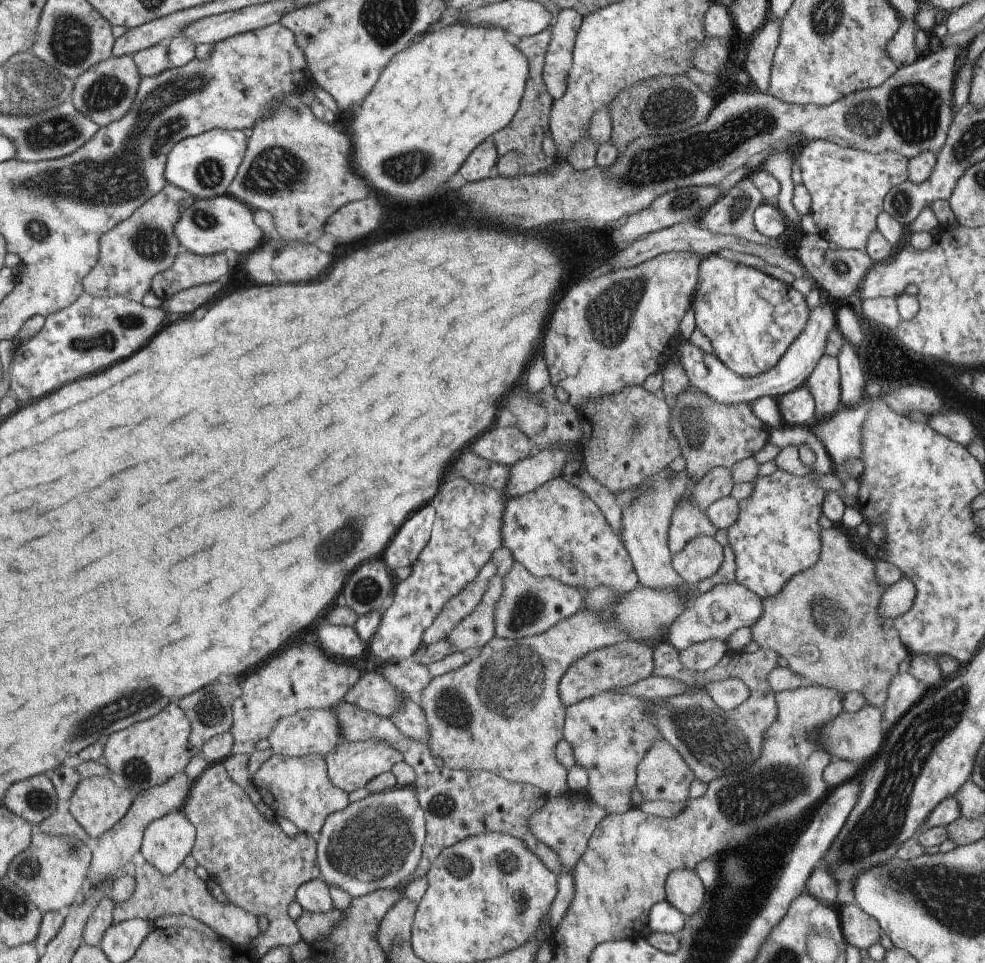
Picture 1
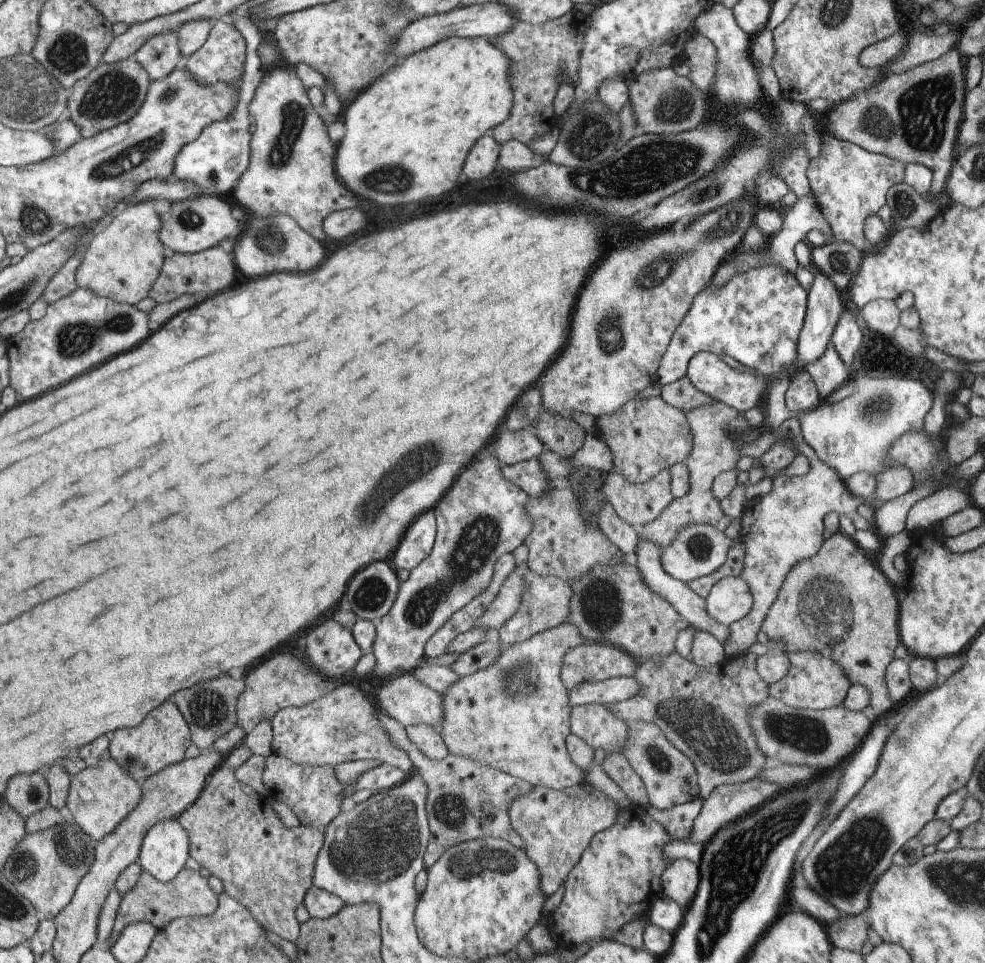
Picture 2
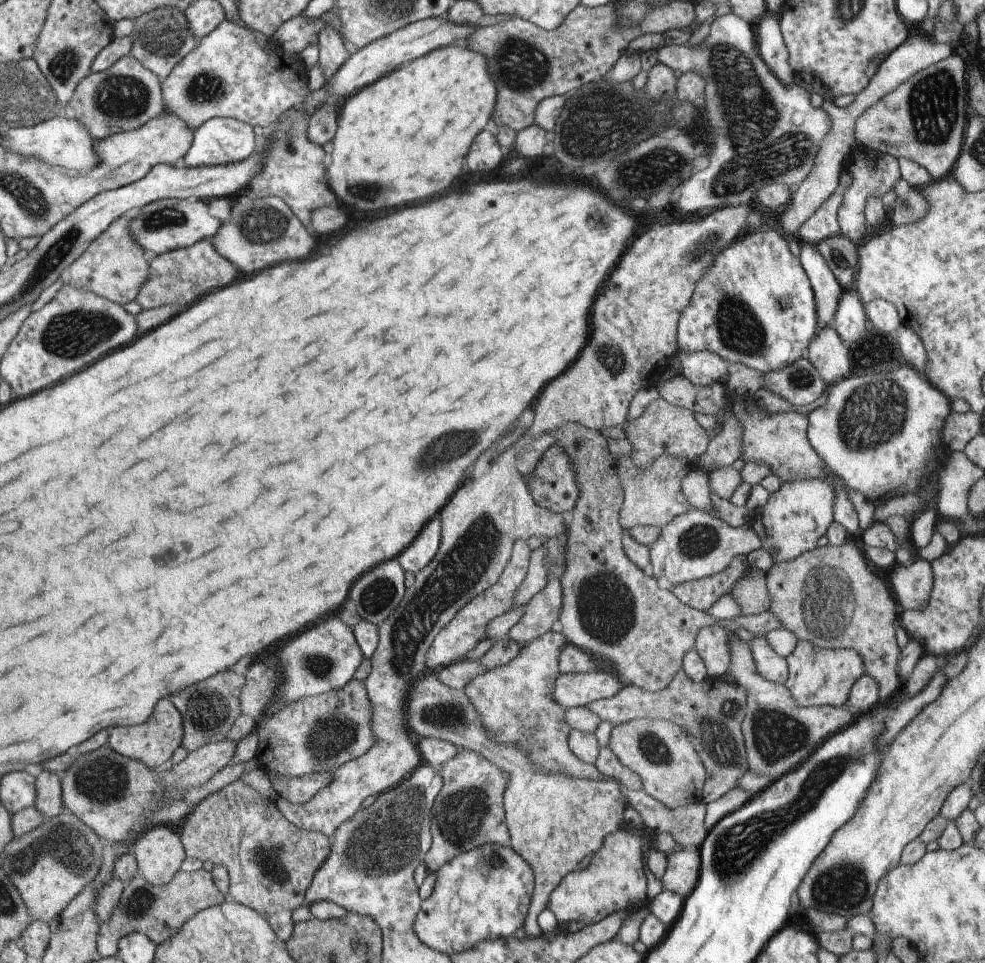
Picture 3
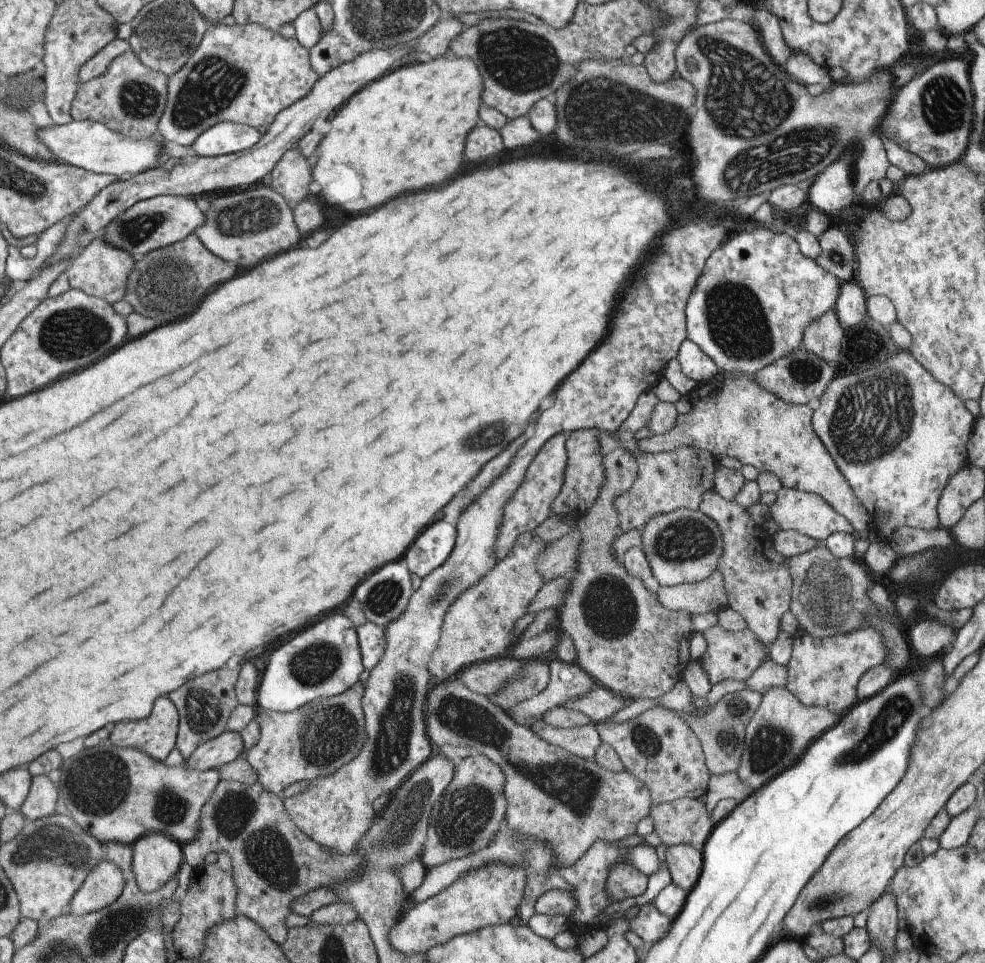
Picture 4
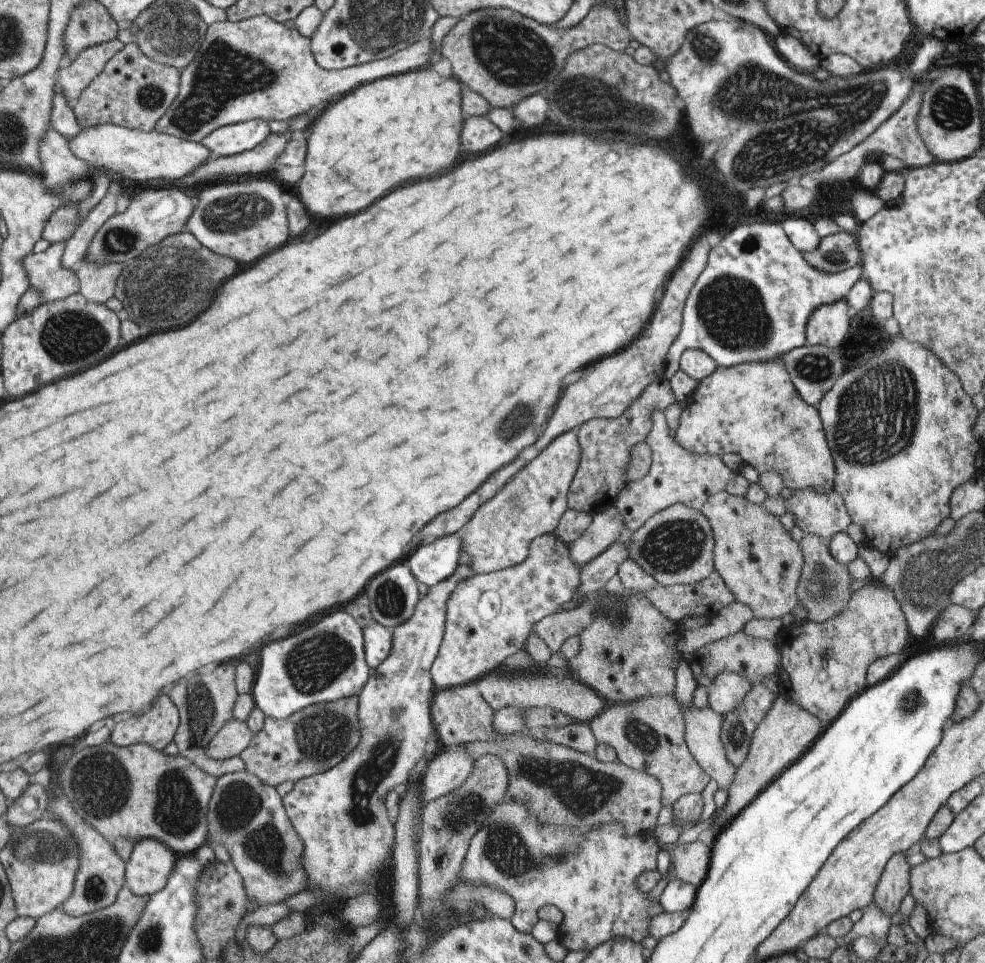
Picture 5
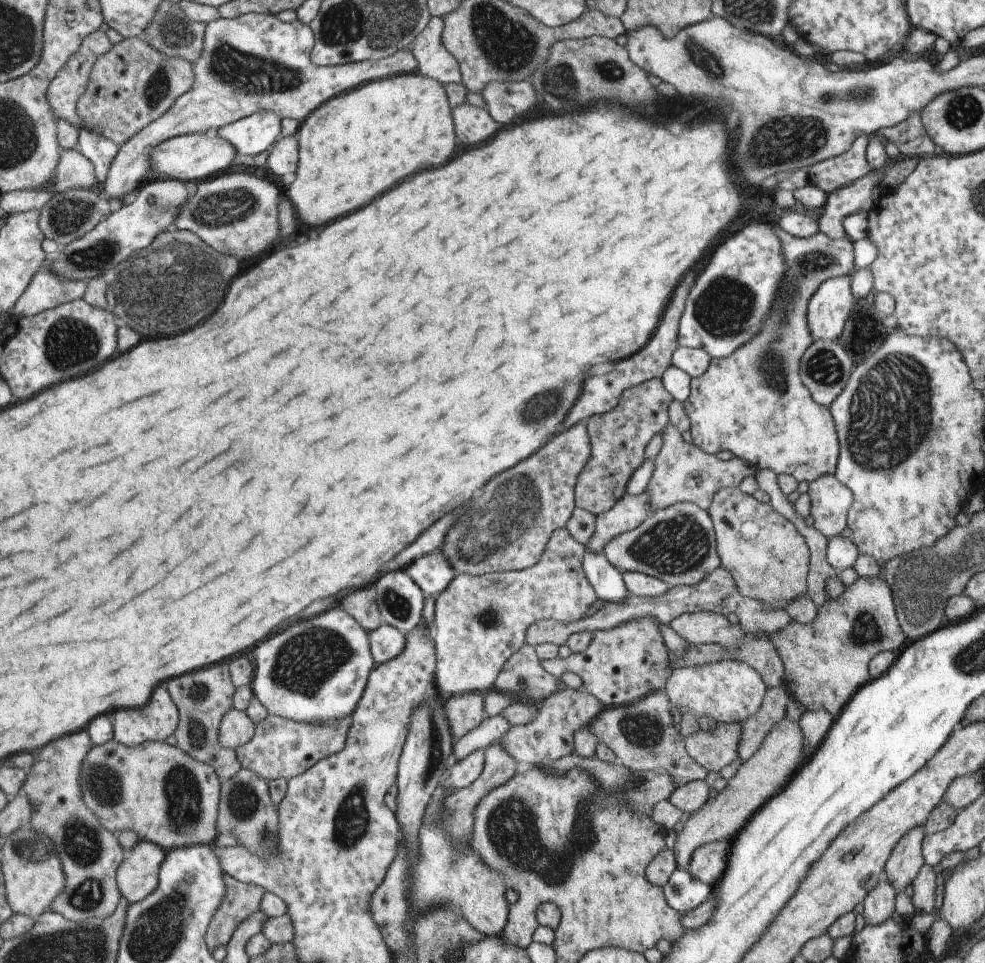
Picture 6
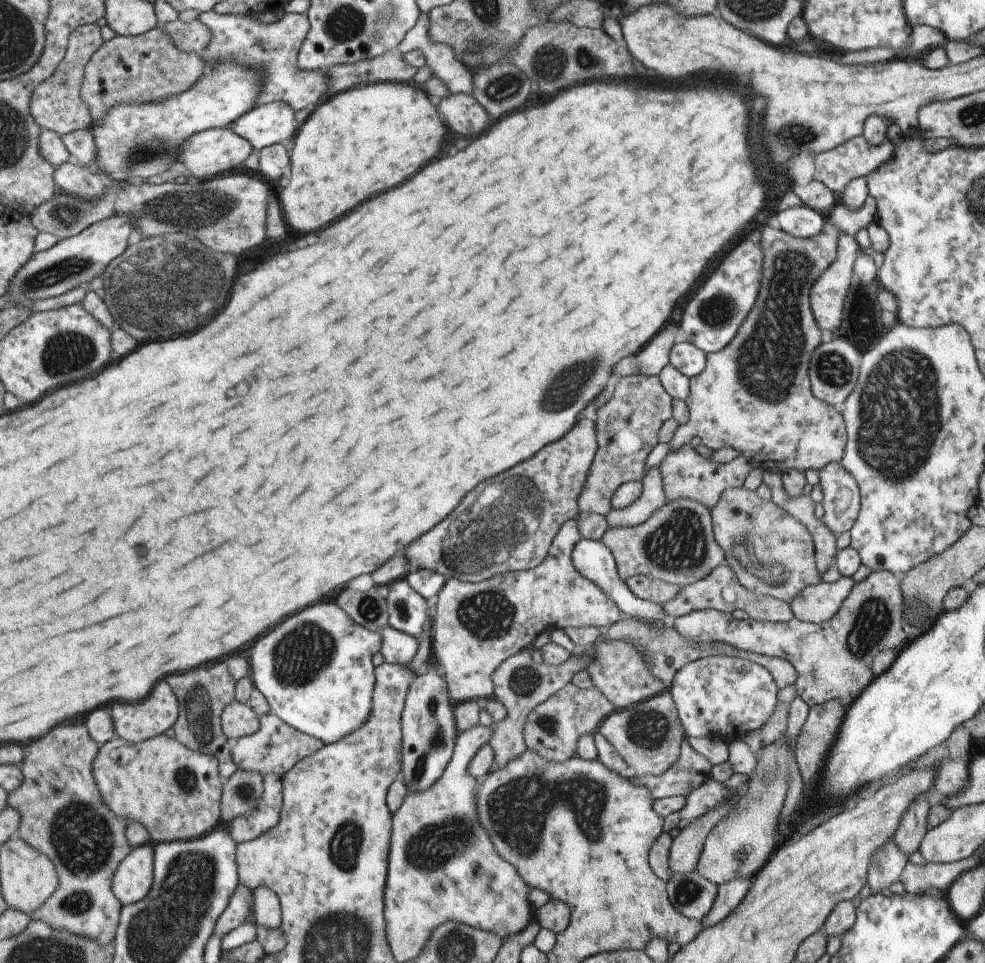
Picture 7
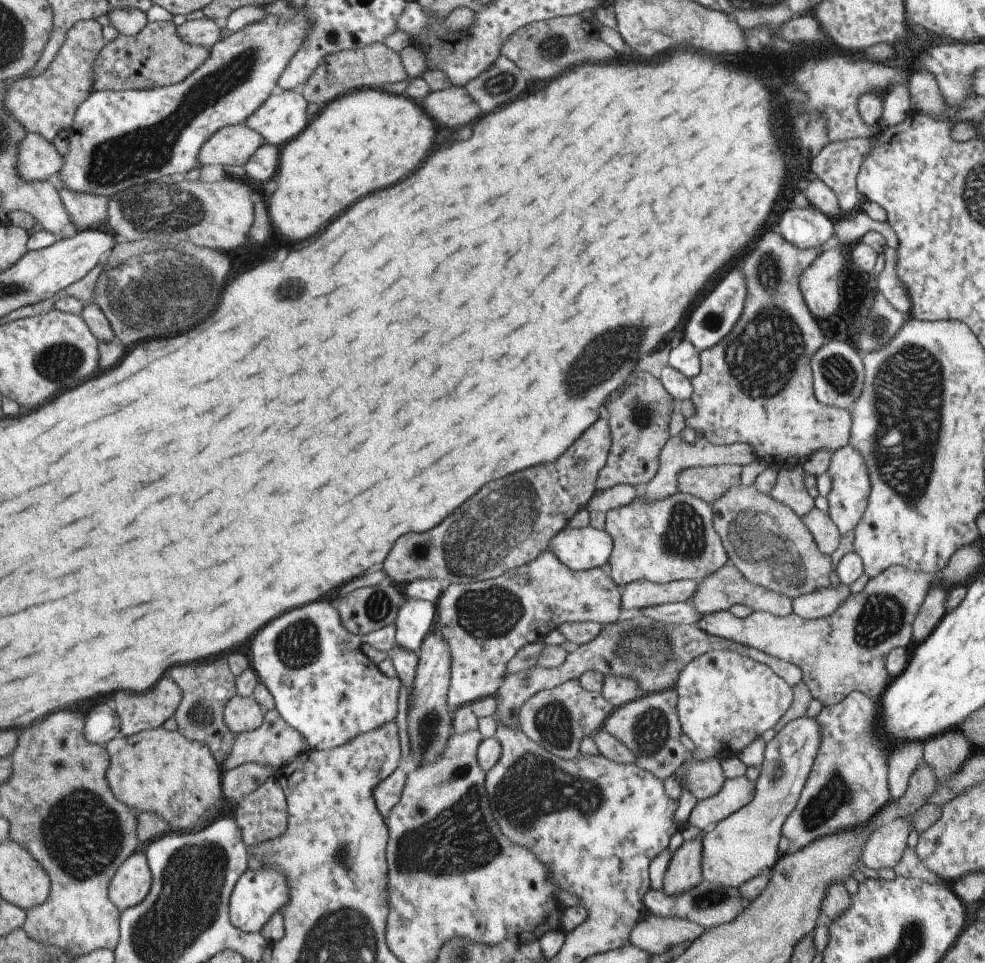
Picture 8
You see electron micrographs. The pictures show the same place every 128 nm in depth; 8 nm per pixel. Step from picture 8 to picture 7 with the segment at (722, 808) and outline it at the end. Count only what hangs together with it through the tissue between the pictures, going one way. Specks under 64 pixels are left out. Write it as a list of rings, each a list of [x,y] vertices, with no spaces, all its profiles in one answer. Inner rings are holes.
[[[705,779],[699,786],[691,789],[683,798],[684,803],[678,812],[683,820],[699,818],[709,807],[724,801],[733,793],[723,787],[720,782]]]

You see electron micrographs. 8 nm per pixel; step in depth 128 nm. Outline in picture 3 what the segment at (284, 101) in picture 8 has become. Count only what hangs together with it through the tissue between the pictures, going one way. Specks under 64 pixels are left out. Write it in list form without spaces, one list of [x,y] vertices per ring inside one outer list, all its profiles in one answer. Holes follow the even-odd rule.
[[[213,117],[200,124],[195,130],[193,140],[180,162],[185,167],[210,167],[229,165],[245,160],[255,150],[253,129],[250,124],[236,118]]]

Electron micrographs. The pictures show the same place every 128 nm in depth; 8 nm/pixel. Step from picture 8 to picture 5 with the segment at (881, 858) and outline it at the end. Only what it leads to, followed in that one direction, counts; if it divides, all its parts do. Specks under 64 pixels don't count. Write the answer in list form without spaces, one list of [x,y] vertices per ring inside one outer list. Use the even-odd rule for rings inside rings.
[[[873,902],[864,909],[861,918],[852,924],[852,929],[837,941],[837,947],[847,947],[852,941],[859,937],[871,938],[873,942],[883,942],[886,940],[887,931],[890,927],[890,917],[875,908]]]

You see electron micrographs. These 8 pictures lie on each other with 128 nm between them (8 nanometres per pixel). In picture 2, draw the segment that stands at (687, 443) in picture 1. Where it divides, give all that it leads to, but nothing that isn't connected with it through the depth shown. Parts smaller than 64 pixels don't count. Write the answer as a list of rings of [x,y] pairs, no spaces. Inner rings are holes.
[[[715,401],[683,412],[692,436],[691,450],[685,460],[688,468],[687,492],[683,496],[673,497],[669,506],[665,507],[655,520],[640,527],[637,531],[639,539],[664,547],[676,537],[681,527],[689,525],[711,525],[723,533],[729,521],[722,514],[719,501],[711,494],[710,486],[717,473],[733,470],[740,457],[738,444],[742,442],[733,440],[729,435],[734,430],[739,430],[741,433],[750,430],[750,424],[742,413]]]

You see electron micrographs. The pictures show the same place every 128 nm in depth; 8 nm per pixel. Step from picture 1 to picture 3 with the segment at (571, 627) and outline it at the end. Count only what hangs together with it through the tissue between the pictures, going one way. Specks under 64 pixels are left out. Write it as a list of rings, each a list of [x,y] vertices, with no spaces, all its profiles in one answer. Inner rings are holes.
[[[555,627],[522,645],[509,662],[475,675],[462,691],[473,706],[486,738],[498,745],[520,747],[534,771],[562,774],[570,779],[603,779],[605,776],[594,765],[581,762],[569,750],[566,738],[570,728],[564,721],[565,709],[553,698],[554,682],[561,673],[558,656],[566,644],[565,636]]]

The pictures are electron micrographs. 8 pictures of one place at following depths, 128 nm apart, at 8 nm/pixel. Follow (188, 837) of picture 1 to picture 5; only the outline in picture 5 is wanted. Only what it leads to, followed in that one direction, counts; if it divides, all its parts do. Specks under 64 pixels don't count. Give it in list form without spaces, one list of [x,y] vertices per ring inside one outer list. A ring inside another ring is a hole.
[[[153,838],[134,841],[129,858],[124,863],[124,885],[136,895],[152,895],[161,890],[177,860],[177,854]]]

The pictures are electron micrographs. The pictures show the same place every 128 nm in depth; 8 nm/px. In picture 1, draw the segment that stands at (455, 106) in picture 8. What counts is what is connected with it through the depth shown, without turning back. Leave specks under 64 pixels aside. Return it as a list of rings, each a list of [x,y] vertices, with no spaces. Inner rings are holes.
[[[487,138],[469,153],[469,156],[459,167],[458,172],[461,174],[461,178],[464,178],[467,182],[487,178],[489,170],[493,168],[498,157],[496,146],[493,144],[492,139]]]

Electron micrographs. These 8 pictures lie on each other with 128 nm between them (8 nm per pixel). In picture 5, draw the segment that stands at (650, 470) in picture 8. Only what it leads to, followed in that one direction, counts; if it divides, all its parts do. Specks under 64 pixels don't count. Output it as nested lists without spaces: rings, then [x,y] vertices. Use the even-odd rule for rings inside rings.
[[[664,379],[653,381],[643,389],[637,400],[632,405],[629,405],[629,408],[620,417],[614,419],[591,419],[578,426],[576,428],[576,439],[580,448],[580,457],[573,478],[568,484],[566,508],[577,512],[594,514],[613,505],[616,494],[623,490],[625,486],[624,470],[629,460],[629,449],[639,441],[643,441],[647,431],[650,429],[650,420],[652,419],[650,412],[655,409],[663,411],[666,406],[673,402],[675,402],[674,394],[668,381]]]

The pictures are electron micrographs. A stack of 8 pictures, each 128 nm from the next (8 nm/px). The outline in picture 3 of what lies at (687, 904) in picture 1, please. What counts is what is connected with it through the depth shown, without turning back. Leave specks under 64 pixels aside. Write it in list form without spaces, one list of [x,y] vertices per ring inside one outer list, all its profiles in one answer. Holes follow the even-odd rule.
[[[684,848],[666,858],[663,876],[659,878],[661,888],[685,898],[695,882],[697,882],[700,869],[700,860],[696,850]]]

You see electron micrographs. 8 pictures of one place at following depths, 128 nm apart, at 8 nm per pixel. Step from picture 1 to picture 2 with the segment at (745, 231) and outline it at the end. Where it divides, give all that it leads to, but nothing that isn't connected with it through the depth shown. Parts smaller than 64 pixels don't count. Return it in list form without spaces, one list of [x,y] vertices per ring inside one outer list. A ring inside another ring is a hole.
[[[746,195],[738,198],[736,201],[729,201],[722,204],[716,209],[712,209],[707,214],[698,217],[692,224],[683,231],[682,234],[669,233],[664,228],[659,232],[658,236],[655,236],[650,240],[645,240],[637,248],[637,250],[617,249],[609,253],[609,256],[589,274],[587,282],[583,284],[583,288],[579,290],[579,296],[577,296],[577,302],[573,306],[573,316],[571,316],[571,324],[569,324],[569,336],[567,336],[567,342],[563,346],[563,350],[559,352],[559,356],[553,360],[553,364],[549,368],[543,370],[543,376],[539,376],[535,380],[537,389],[539,389],[541,404],[540,408],[547,409],[550,413],[557,413],[564,417],[569,417],[570,412],[583,412],[589,414],[593,418],[600,417],[601,415],[608,415],[615,412],[624,402],[629,399],[635,398],[646,385],[655,381],[656,370],[659,366],[659,361],[662,359],[663,353],[667,348],[673,331],[678,327],[678,324],[683,320],[685,313],[689,310],[692,300],[710,284],[711,277],[716,271],[716,268],[722,263],[723,260],[728,259],[737,250],[745,231],[753,223],[753,205],[755,205],[755,199],[753,195]]]

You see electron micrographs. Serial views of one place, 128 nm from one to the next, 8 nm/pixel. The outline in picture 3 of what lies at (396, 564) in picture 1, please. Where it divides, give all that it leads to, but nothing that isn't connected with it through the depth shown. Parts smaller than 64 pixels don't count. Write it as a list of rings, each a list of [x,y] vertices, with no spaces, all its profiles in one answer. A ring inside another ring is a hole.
[[[429,522],[421,534],[413,538],[413,542],[397,556],[397,562],[401,568],[409,572],[416,573],[421,567],[424,567],[432,560],[437,552],[440,543],[439,524]]]

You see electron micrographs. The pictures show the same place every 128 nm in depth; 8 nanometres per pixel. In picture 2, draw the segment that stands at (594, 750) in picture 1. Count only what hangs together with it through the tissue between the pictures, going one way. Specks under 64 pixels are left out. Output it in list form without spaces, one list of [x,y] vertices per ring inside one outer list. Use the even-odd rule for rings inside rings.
[[[582,704],[570,707],[570,733],[580,738],[593,750],[602,748],[607,753],[624,748],[628,723],[614,715],[605,704]]]

